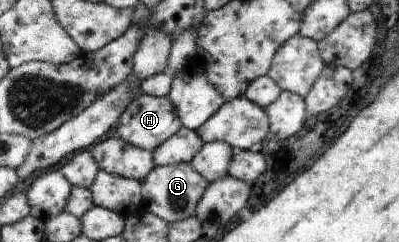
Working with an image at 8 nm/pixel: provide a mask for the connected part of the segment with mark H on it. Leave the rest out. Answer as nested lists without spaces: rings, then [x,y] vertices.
[[[141,93],[123,112],[118,121],[117,130],[120,137],[125,141],[155,153],[166,141],[169,141],[173,136],[177,136],[184,126],[181,114],[170,95],[154,96]]]

